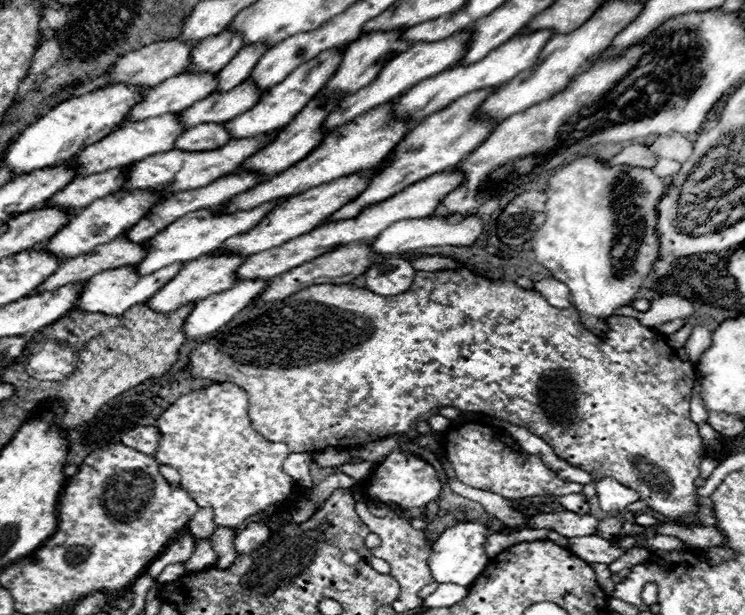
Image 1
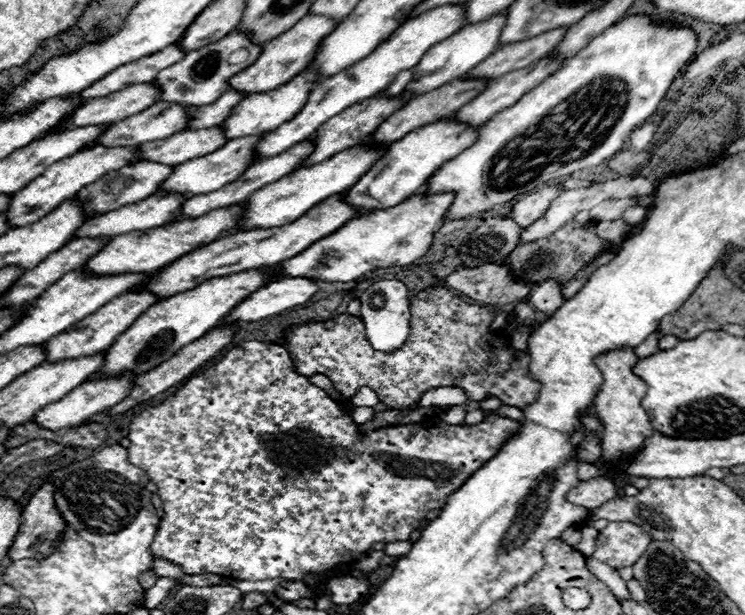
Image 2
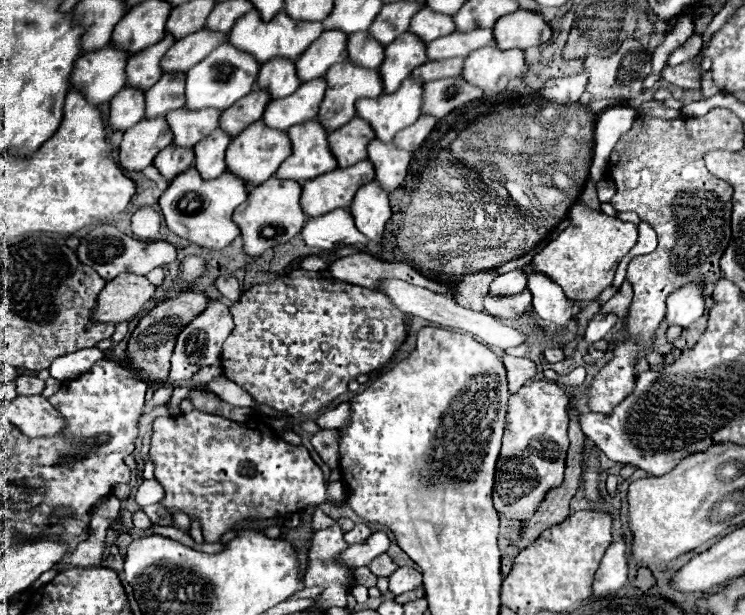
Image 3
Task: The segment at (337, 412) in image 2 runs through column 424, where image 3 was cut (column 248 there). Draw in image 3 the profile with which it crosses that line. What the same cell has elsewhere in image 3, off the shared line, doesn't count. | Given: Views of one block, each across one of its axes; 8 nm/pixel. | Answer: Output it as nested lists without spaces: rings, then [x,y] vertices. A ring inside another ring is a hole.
[[[192,410],[190,414],[180,416],[156,418],[150,458],[156,466],[154,476],[166,490],[162,506],[168,512],[182,510],[188,516],[196,516],[202,524],[206,542],[218,542],[226,532],[244,520],[286,516],[306,506],[318,506],[326,500],[340,504],[346,500],[344,484],[324,482],[322,470],[310,458],[304,446],[292,446],[274,436],[262,436],[258,430],[252,430],[246,424],[238,424],[214,414],[204,414],[200,410]]]

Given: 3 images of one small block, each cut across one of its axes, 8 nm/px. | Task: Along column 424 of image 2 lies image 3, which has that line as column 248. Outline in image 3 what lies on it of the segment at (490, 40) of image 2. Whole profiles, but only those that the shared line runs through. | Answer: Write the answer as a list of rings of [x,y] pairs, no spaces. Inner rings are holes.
[[[222,44],[216,48],[204,62],[198,62],[192,66],[192,70],[186,72],[186,108],[188,110],[200,110],[200,108],[218,108],[226,110],[242,96],[250,94],[258,78],[258,62],[252,62],[248,54],[240,54],[240,50],[232,48],[230,44]]]

